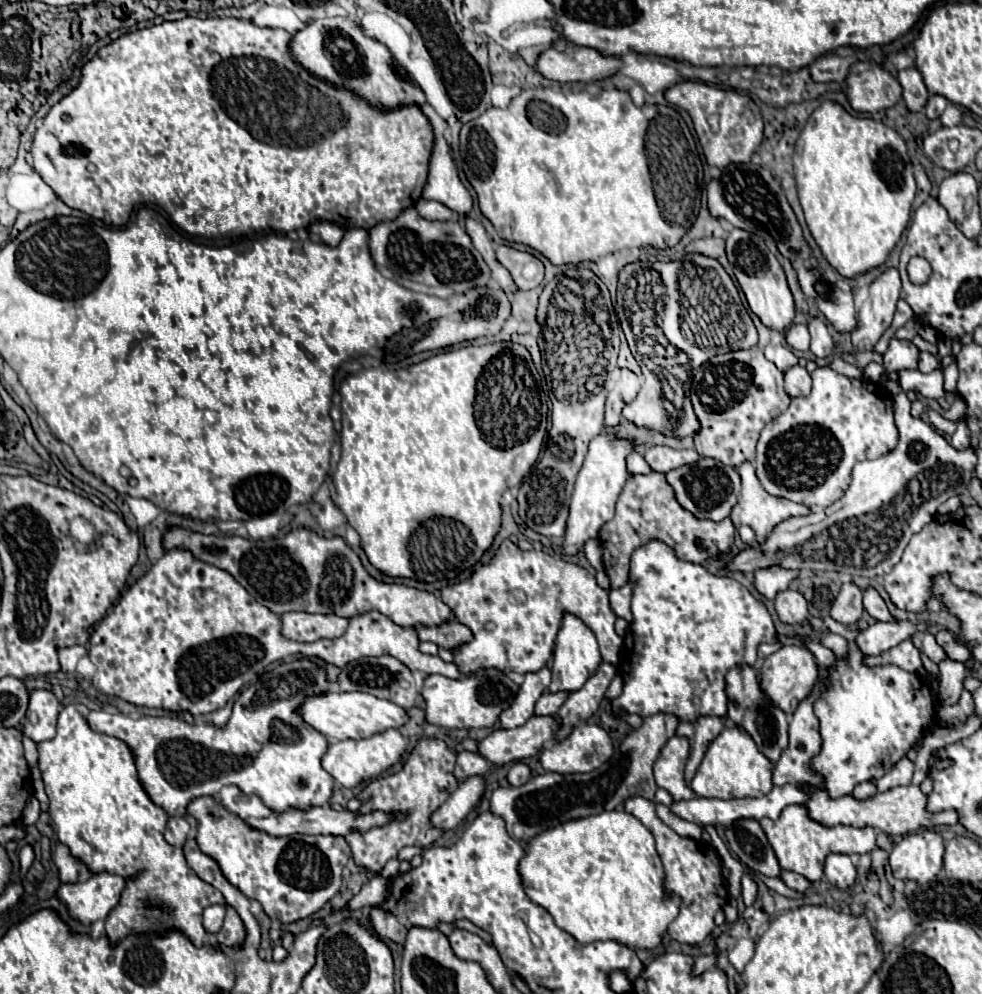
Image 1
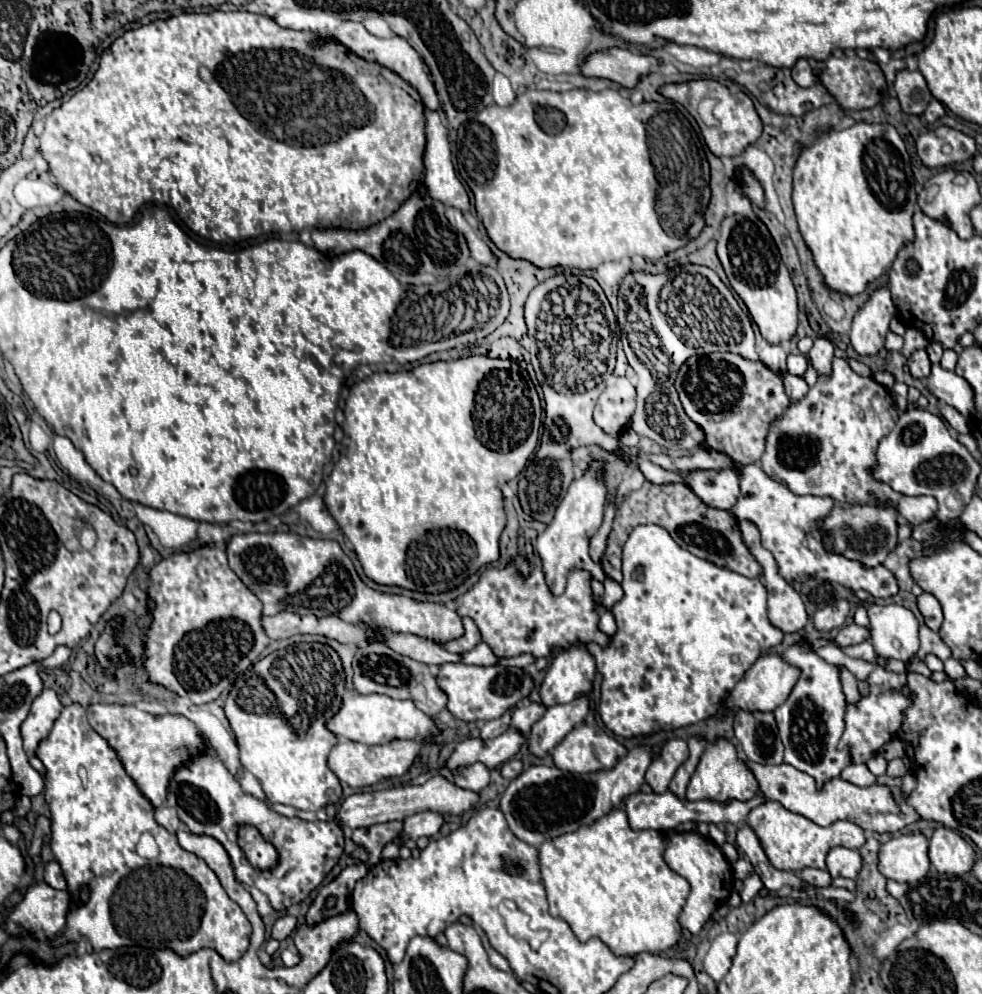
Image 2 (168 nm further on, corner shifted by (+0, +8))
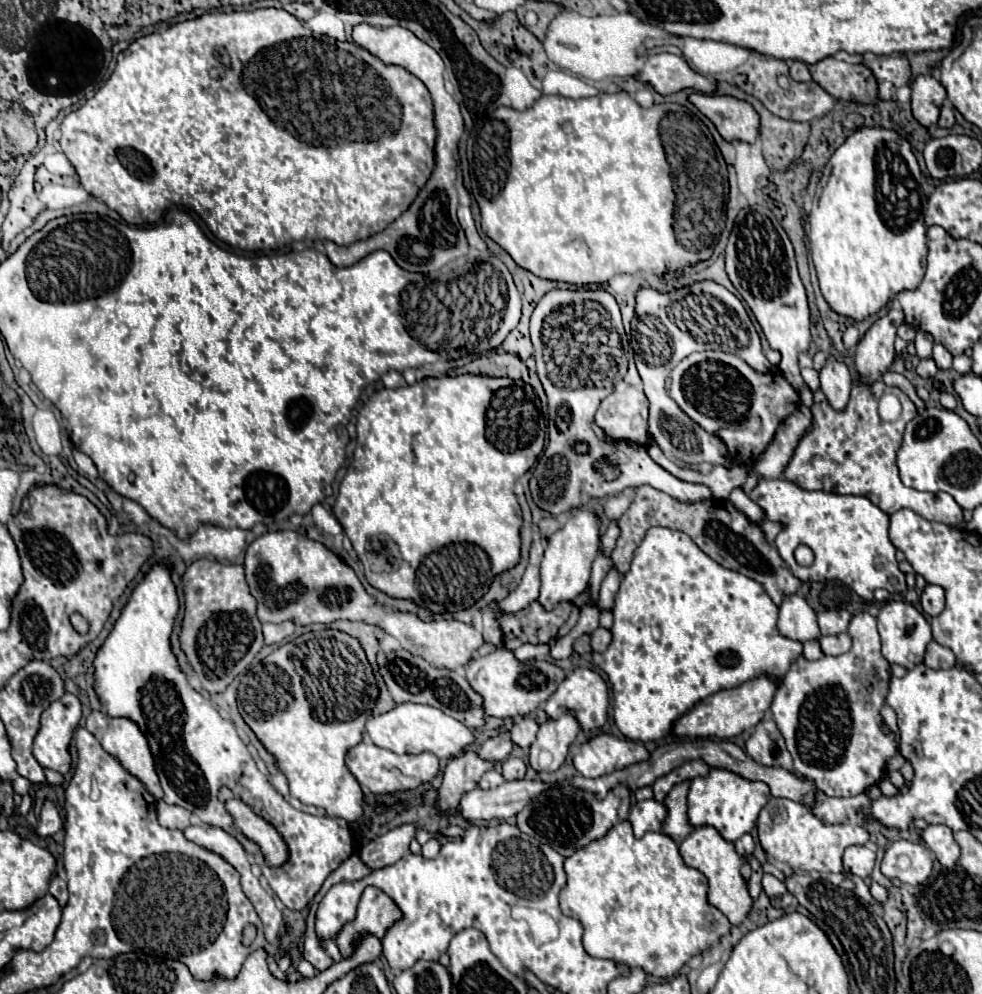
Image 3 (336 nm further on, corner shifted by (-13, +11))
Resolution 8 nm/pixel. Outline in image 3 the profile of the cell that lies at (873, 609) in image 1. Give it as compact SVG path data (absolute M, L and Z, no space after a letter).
M891 601L891 603L883 605L881 613L877 617L877 629L879 629L881 645L883 645L881 653L889 663L899 663L899 665L911 669L923 661L927 643L931 641L931 625L923 617L923 613L919 613L911 603Z

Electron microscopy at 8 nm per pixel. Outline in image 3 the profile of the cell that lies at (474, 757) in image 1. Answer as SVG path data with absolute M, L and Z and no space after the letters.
M491 769L491 771L487 771L487 773L481 777L479 787L481 787L481 789L493 789L493 787L499 787L503 781L505 781L503 775L501 775L499 771Z

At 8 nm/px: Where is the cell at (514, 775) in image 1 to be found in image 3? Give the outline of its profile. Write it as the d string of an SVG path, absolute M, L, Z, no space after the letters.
M509 757L503 761L503 777L507 781L513 781L513 779L525 779L525 773L527 773L527 765L523 759L519 757Z

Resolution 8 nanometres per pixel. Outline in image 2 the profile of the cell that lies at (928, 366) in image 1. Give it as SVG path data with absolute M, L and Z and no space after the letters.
M916 350L908 358L908 368L914 378L928 378L930 376L930 360L928 360L926 350Z

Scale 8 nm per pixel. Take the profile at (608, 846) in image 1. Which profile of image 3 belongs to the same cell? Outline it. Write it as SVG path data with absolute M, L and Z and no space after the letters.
M621 821L617 823L615 827L611 827L611 831L595 841L591 841L589 845L577 849L571 857L565 859L565 873L567 873L567 883L565 887L561 889L561 895L559 895L559 905L561 905L561 913L567 915L567 917L573 917L577 921L581 921L585 933L583 933L583 947L585 951L591 955L591 957L603 957L603 959L615 959L617 963L625 963L629 967L641 967L645 969L649 975L657 975L657 977L673 977L693 955L699 955L703 949L707 949L713 941L717 941L719 937L723 937L729 929L731 929L731 923L729 919L715 907L711 907L707 903L707 879L703 873L699 873L697 869L693 867L687 867L679 855L679 847L677 843L665 835L665 833L647 833L643 835L641 839L637 839L633 835L633 829L631 829L631 821Z

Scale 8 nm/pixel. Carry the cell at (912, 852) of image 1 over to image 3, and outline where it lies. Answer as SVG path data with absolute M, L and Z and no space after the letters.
M899 839L891 843L881 861L881 873L907 885L921 885L933 871L933 855L927 845Z

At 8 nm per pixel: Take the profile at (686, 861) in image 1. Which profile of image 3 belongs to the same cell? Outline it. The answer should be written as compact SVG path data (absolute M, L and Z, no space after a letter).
M703 825L703 827L697 827L687 839L683 839L683 843L679 845L679 851L681 851L683 861L689 867L699 869L707 877L707 881L709 881L707 901L713 907L717 907L721 913L725 913L733 925L739 925L745 919L745 915L749 913L753 899L747 891L747 881L741 877L741 871L739 871L741 857L737 855L733 843L723 839L723 835L715 827Z

